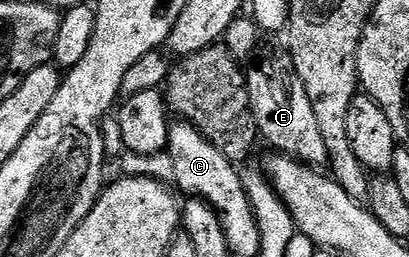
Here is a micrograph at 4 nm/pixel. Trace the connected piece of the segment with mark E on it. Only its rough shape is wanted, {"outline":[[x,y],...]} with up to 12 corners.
{"outline":[[286,51],[246,65],[259,135],[300,164],[327,164]]}

